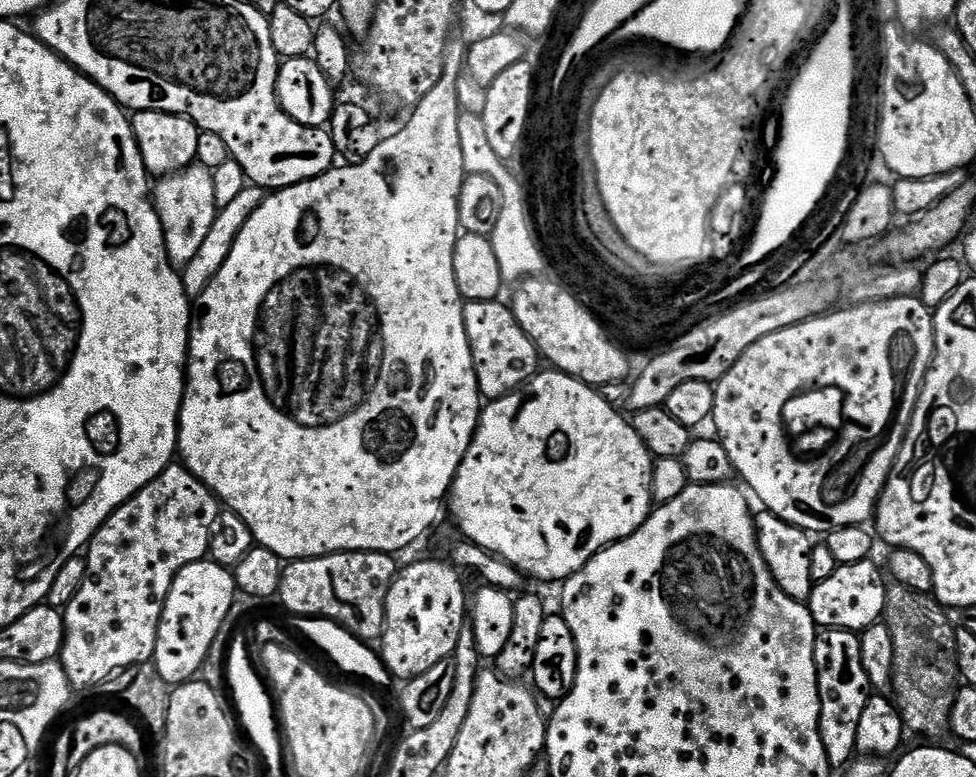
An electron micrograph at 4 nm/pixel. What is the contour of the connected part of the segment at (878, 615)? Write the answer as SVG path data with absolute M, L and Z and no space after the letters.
M868 558L858 563L837 565L832 576L813 585L810 599L806 602L817 627L861 632L879 623L884 613L888 585L882 574L883 569L880 570Z

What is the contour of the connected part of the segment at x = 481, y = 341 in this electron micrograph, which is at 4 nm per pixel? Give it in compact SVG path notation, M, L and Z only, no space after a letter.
M499 299L469 300L464 305L466 338L470 342L470 354L474 358L474 374L478 378L480 395L488 402L502 398L527 384L542 364L540 353L526 330L522 330L511 307L507 303L500 303Z

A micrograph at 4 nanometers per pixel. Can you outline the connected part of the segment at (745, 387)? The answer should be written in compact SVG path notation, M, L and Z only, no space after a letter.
M919 295L915 296L903 296L902 298L894 298L893 300L883 300L882 302L874 302L873 304L852 304L847 306L848 308L840 308L835 312L835 310L829 310L822 316L815 316L810 318L806 322L798 322L794 326L786 326L782 330L778 330L774 334L766 334L766 338L762 338L758 342L754 342L754 346L750 346L750 350L746 350L746 354L742 354L742 358L738 358L738 362L734 362L734 366L730 366L730 370L726 373L722 379L715 381L714 387L715 392L713 394L713 410L711 414L711 423L716 423L715 435L718 437L720 444L726 450L728 455L728 461L732 463L735 475L741 476L742 479L748 483L747 491L751 493L753 497L757 496L761 500L763 507L767 511L772 512L780 519L784 519L785 522L794 525L795 527L801 528L802 531L809 534L816 534L816 532L821 532L821 534L827 534L834 531L836 528L844 527L861 527L867 525L869 521L873 519L874 513L876 511L876 501L879 500L882 490L886 486L888 481L888 475L890 470L894 466L894 462L898 458L898 450L902 446L904 441L904 436L908 432L907 423L900 422L896 424L896 420L892 415L896 412L896 379L899 378L900 372L917 372L917 374L923 374L928 371L928 367L932 364L932 355L936 347L934 346L934 326L932 325L934 319L933 309L928 308L923 304Z

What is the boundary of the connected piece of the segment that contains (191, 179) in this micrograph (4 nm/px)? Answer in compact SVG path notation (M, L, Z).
M189 166L172 175L165 175L154 188L156 213L162 222L166 254L177 270L184 269L201 249L217 216L212 169Z

